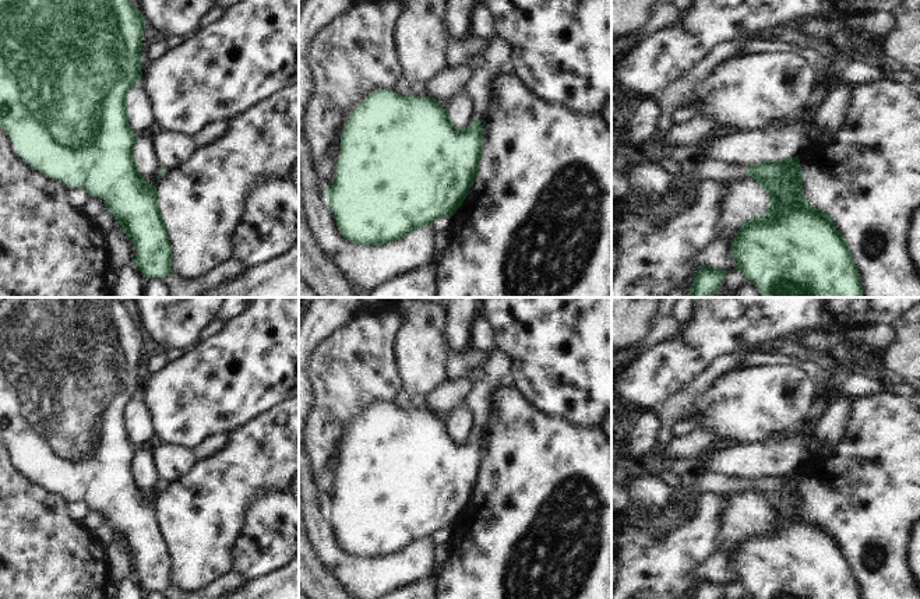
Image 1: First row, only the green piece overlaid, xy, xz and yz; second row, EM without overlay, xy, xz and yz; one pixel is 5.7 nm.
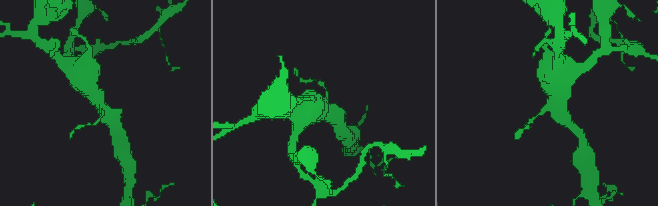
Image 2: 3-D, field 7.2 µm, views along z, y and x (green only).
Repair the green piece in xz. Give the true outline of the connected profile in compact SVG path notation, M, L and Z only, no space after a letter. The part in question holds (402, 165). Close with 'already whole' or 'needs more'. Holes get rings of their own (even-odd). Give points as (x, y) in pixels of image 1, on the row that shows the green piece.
M501 38L489 39L482 52L483 63L477 67L465 85L465 92L475 99L475 120L466 130L458 130L451 121L441 102L416 95L402 96L392 89L380 89L363 99L355 113L348 119L341 135L341 155L335 179L327 187L327 198L342 236L350 243L378 246L401 240L413 230L433 225L441 216L452 216L469 194L475 177L480 170L483 155L482 119L489 113L494 81L510 66L511 46Z; needs more

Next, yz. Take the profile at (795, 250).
M799 155L751 166L701 156L688 176L681 173L672 179L666 197L676 208L690 205L697 200L697 190L706 176L751 176L768 193L768 212L743 222L732 240L732 257L737 261L734 269L759 289L761 297L863 297L859 268L843 233L832 216L811 205L804 195Z; needs more

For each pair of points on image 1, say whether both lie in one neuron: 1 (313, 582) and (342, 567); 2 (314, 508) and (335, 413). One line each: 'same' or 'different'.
1: different
2: different

